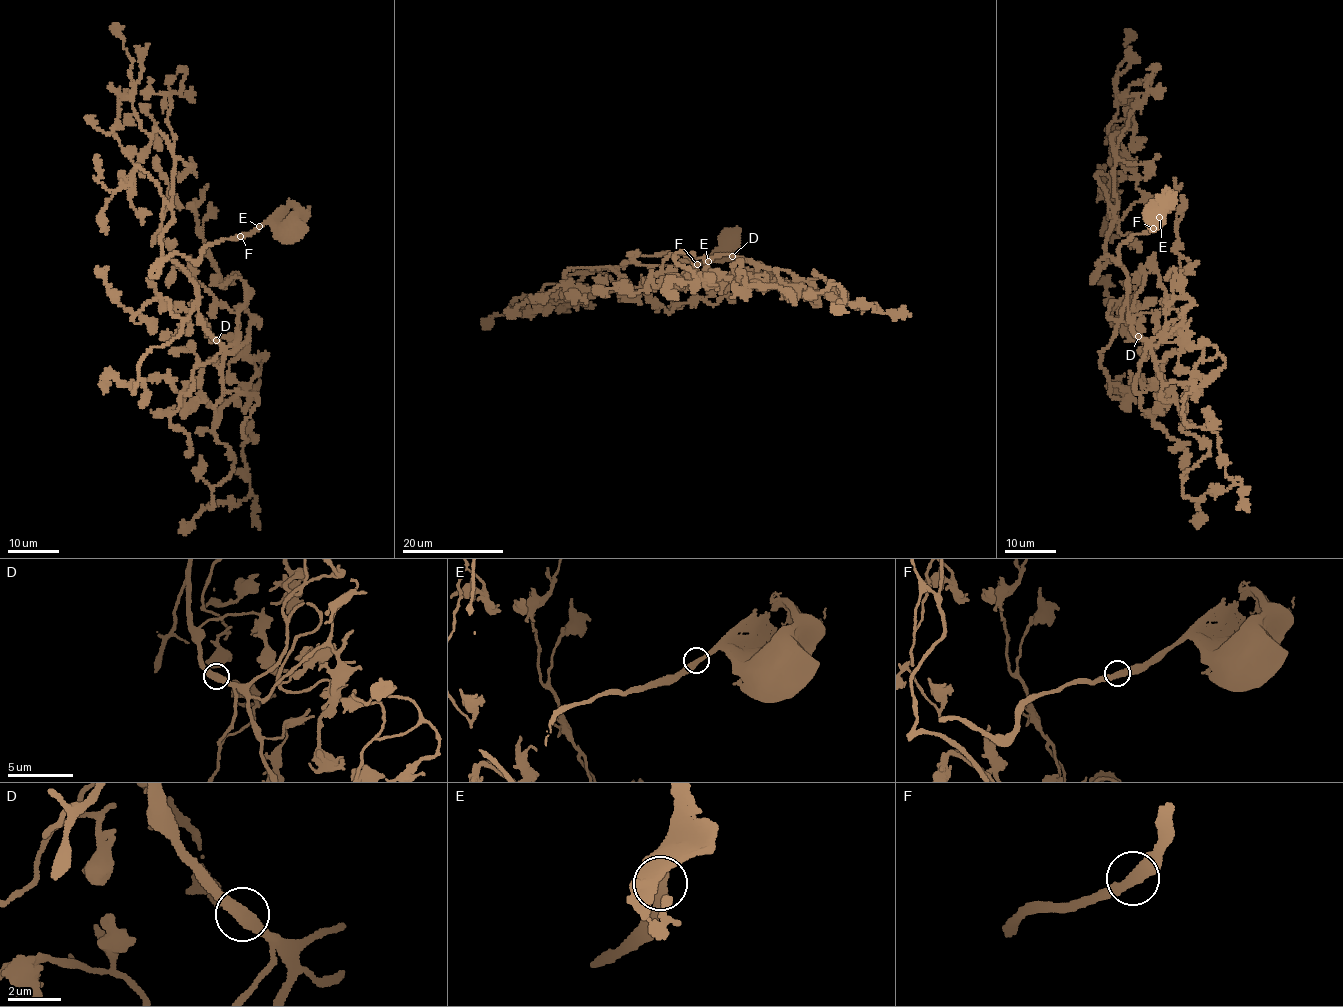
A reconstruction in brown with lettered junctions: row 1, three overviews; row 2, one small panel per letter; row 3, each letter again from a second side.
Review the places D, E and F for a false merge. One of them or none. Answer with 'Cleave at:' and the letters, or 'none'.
Cleave at: none

